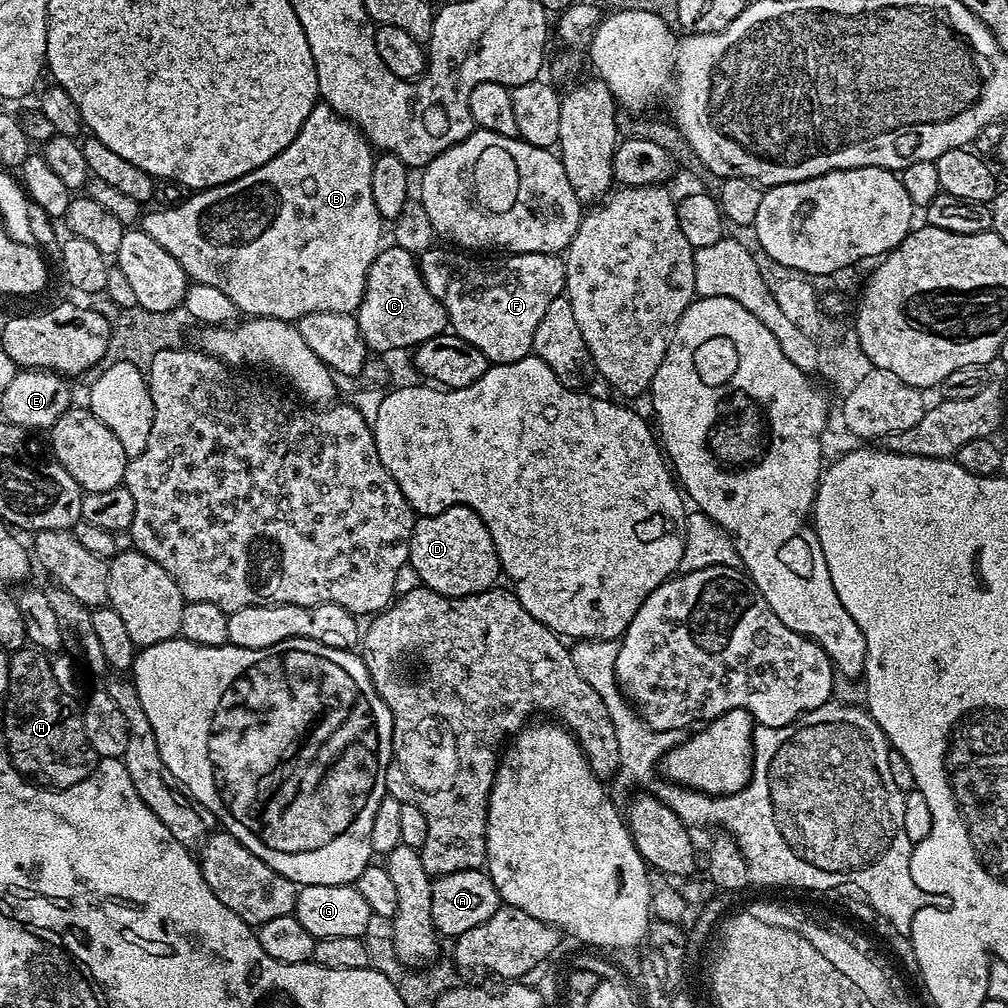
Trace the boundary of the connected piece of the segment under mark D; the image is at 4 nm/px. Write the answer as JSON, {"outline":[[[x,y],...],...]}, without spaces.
{"outline":[[[450,506],[450,510],[442,510],[442,514],[420,516],[410,538],[408,563],[414,566],[423,587],[443,596],[469,596],[485,592],[488,588],[497,587],[499,580],[496,579],[501,579],[502,576],[494,538],[490,538],[490,530],[486,530],[486,522],[482,522],[482,518],[478,518],[478,514],[466,506]]]}

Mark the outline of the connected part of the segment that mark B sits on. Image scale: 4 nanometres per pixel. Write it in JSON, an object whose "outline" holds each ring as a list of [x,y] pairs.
{"outline":[[[318,102],[314,110],[310,110],[310,118],[302,122],[302,130],[298,130],[298,138],[282,150],[266,166],[258,166],[250,174],[246,174],[237,180],[231,180],[228,184],[219,184],[213,188],[202,188],[193,191],[187,200],[175,206],[160,206],[157,212],[145,211],[142,216],[142,231],[150,234],[166,254],[170,254],[178,261],[178,266],[187,274],[189,281],[206,286],[215,286],[234,302],[237,313],[245,317],[265,316],[275,320],[295,322],[306,314],[315,312],[333,312],[334,314],[355,313],[357,306],[362,302],[362,294],[366,290],[366,274],[370,274],[370,266],[374,258],[380,253],[382,241],[380,241],[380,224],[382,217],[378,206],[374,206],[374,190],[370,190],[370,174],[374,163],[374,152],[364,135],[360,133],[356,125],[345,120],[330,105]]]}

